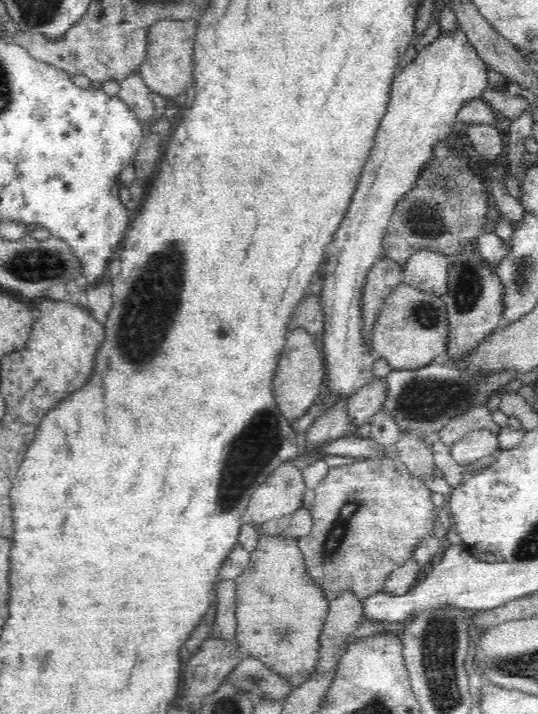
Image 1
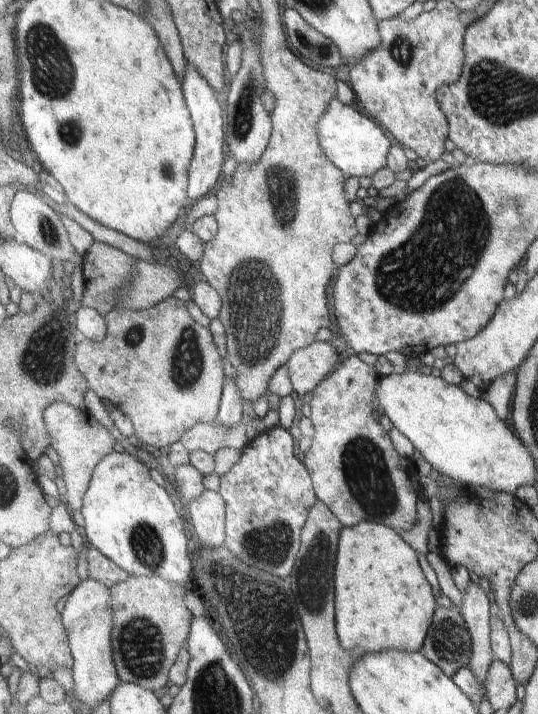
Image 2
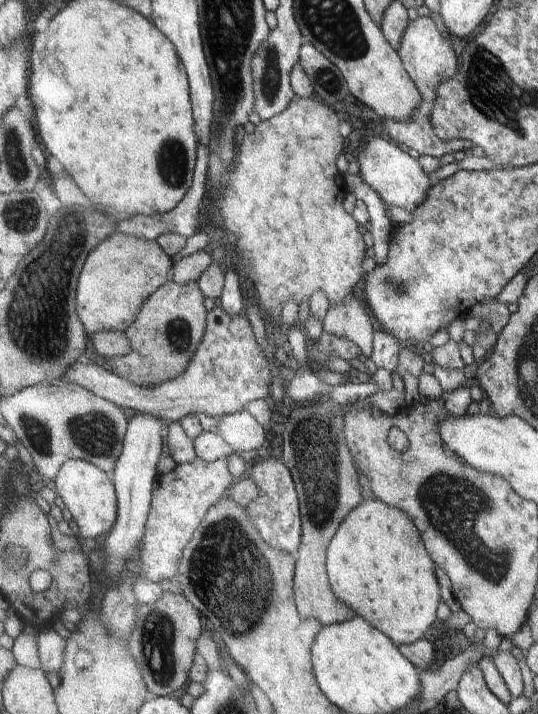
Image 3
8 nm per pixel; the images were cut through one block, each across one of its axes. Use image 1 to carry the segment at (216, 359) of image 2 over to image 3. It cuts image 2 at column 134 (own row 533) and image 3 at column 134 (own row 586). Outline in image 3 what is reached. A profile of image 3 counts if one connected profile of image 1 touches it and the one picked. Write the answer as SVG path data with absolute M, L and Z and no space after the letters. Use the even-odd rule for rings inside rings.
M170 280L161 286L143 304L138 319L125 331L131 342L131 352L126 356L106 358L111 371L141 387L156 387L183 376L207 332L208 312L203 304L205 298L198 282L183 285Z

